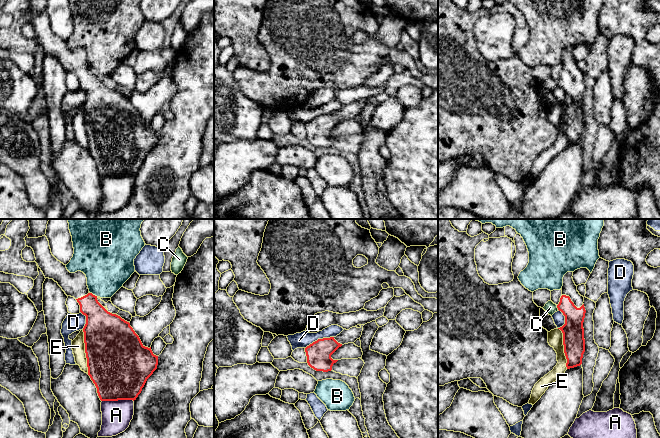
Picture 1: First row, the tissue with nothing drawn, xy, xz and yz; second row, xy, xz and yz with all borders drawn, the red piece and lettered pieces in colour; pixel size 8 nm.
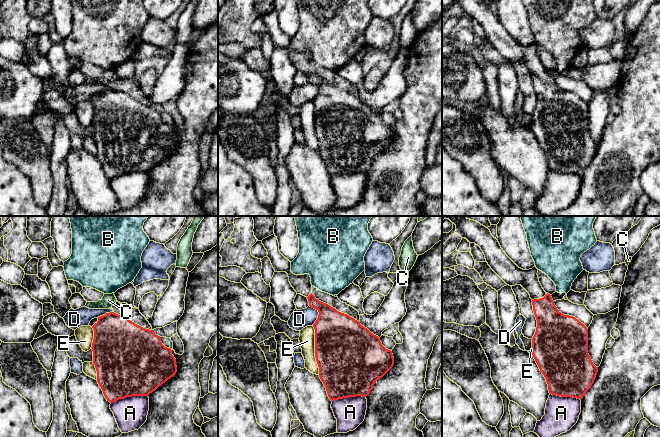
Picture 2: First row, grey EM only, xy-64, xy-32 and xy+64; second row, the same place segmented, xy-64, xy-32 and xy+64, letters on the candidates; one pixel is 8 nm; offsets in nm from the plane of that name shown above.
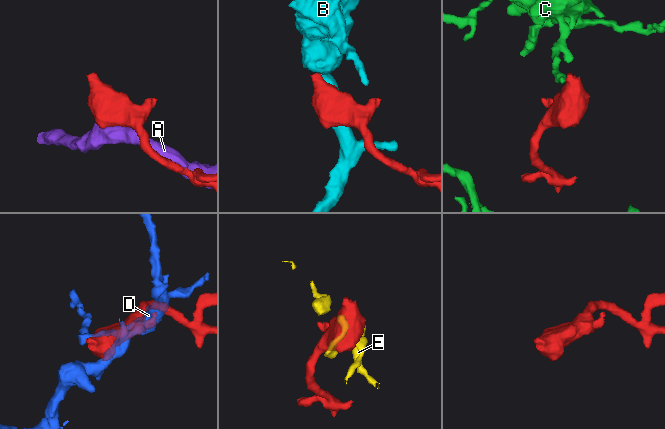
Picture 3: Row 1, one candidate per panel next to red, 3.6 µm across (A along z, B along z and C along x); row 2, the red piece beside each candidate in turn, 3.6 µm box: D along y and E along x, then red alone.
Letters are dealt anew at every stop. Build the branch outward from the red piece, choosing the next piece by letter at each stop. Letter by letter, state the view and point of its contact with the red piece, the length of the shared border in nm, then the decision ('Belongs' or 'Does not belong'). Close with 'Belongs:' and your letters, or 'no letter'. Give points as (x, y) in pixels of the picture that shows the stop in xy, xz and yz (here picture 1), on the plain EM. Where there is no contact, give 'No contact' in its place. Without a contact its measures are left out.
A: Touches red at xy (117, 176). Shared border 260 nm. Does not belong
B: Touches red at xy (94, 71). Shared border 70 nm. Does not belong
C: Touches red at yz (557, 83). Shared border 40 nm. Does not belong
D: Touches red at xz (319, 115). Shared border 260 nm. Does not belong
E: Touches red at xy (85, 128). Shared border 360 nm. Does not belong
Belongs: no letter

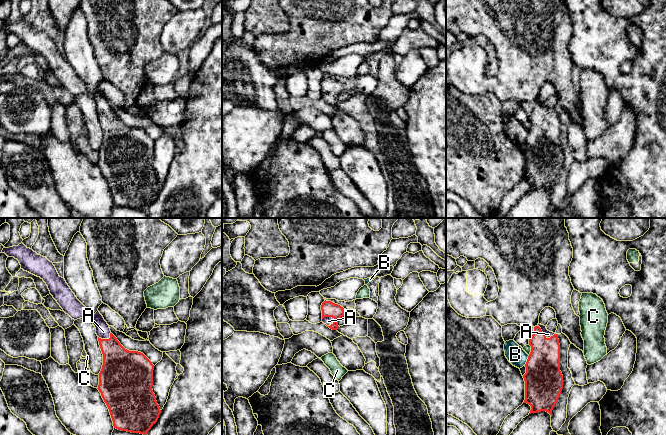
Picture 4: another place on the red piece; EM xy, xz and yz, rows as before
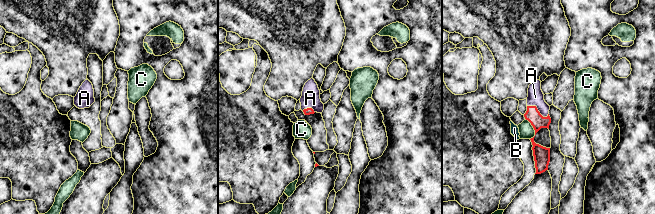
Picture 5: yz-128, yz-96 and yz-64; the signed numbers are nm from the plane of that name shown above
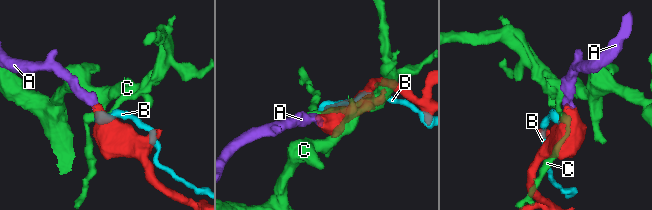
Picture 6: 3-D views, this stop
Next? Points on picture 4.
A: Touches red at xz (329, 92). Shared border 110 nm. Belongs
B: Touches red at yz (527, 136). Shared border 100 nm. Does not belong
C: Touches red at yz (531, 125). Shared border 90 nm. Does not belong
Belongs: A

